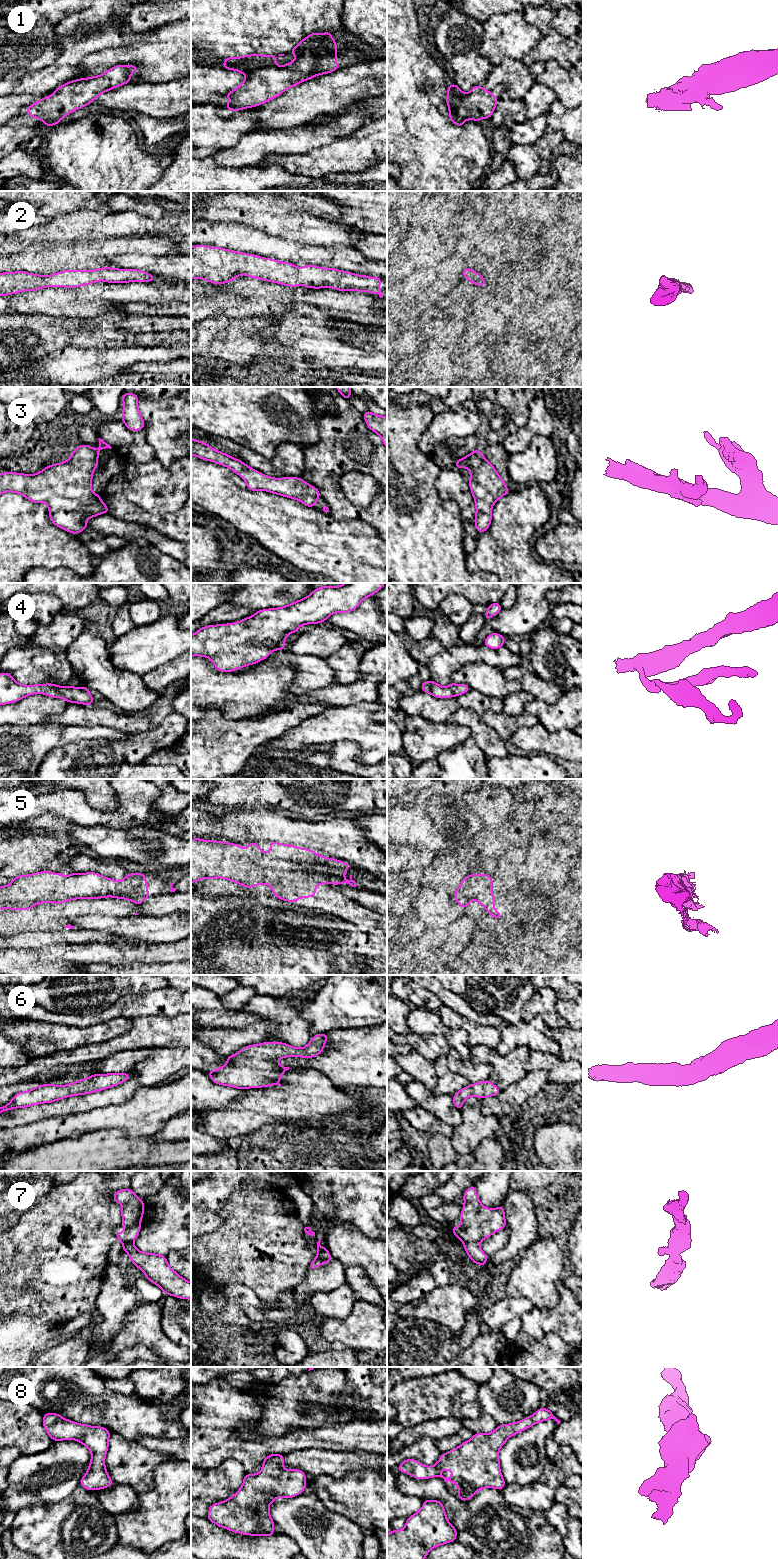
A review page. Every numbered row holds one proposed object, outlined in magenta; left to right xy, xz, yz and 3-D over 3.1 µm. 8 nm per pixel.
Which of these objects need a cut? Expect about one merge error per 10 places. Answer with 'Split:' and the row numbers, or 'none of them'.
Split: 7

